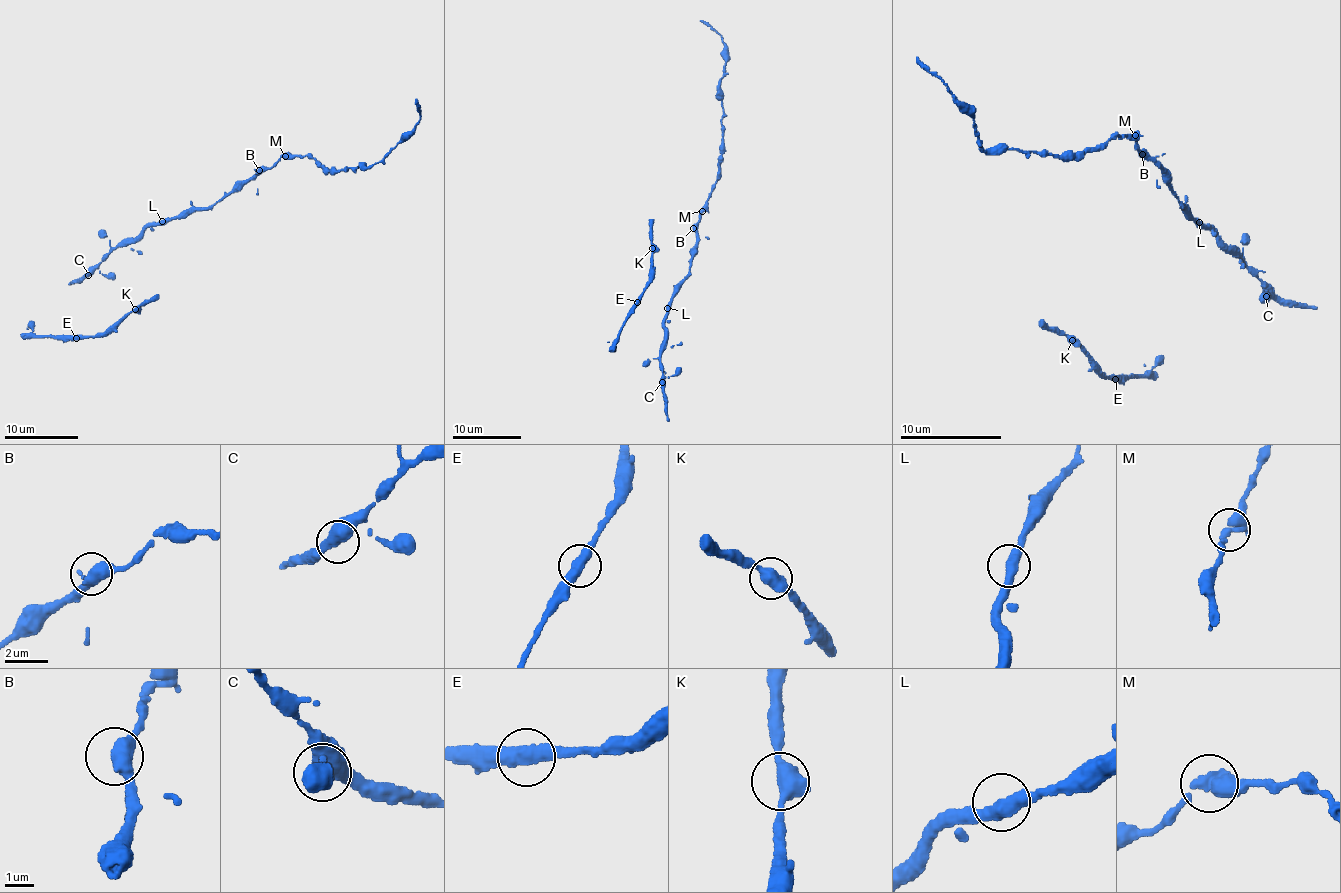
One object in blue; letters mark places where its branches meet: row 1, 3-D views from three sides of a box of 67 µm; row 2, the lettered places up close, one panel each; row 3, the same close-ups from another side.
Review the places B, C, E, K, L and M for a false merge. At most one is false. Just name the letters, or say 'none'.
none

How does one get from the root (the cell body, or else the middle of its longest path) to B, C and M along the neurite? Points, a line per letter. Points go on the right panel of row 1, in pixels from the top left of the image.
B: (1194, 222), (1169, 189), (1161, 167), (1142, 154)
C: (1194, 222), (1209, 225), (1226, 247), (1237, 246), (1241, 259), (1262, 283), (1266, 296)
M: (1194, 222), (1169, 189), (1161, 167), (1140, 157), (1135, 135)

